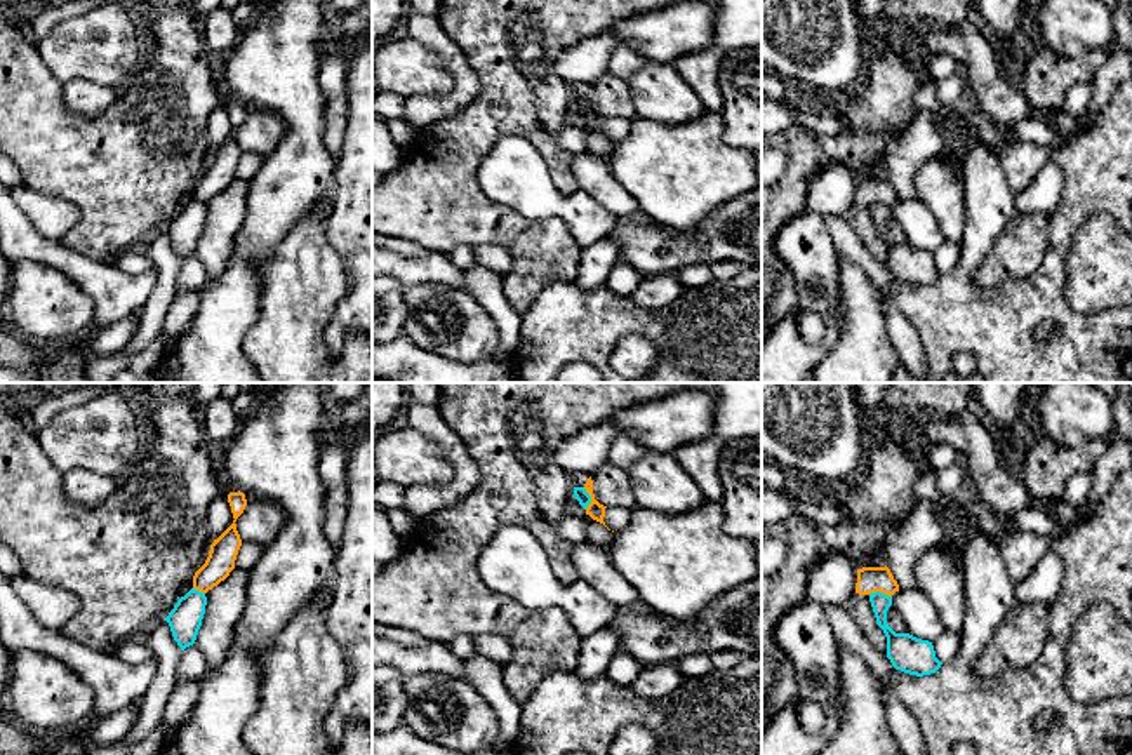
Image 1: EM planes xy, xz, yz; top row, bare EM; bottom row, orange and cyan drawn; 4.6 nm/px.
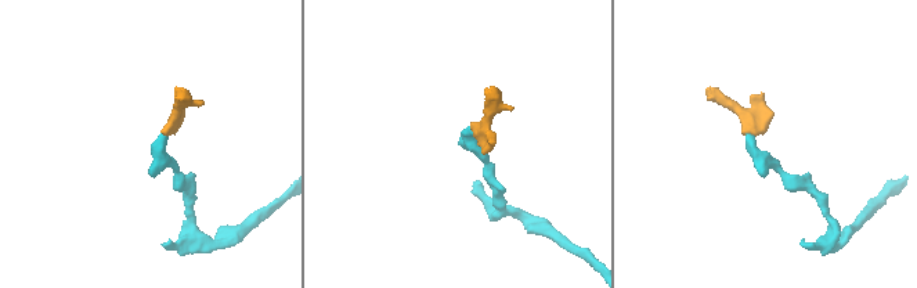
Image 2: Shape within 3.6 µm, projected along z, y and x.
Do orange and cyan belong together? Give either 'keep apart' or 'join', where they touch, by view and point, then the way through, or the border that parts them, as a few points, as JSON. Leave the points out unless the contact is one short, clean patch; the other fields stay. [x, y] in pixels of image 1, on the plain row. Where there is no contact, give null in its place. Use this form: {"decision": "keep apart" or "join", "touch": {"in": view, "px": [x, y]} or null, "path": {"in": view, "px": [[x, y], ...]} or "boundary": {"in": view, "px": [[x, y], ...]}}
{"decision": "keep apart", "touch": {"in": "yz", "px": [880, 200]}, "boundary": {"in": "yz", "px": [[868, 204], [880, 202], [891, 207]]}}

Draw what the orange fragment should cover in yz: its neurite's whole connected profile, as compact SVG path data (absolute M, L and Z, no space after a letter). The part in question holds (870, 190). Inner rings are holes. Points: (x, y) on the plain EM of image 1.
M887 176L857 179L856 204L869 205L875 202L882 202L889 207L899 202L899 195Z

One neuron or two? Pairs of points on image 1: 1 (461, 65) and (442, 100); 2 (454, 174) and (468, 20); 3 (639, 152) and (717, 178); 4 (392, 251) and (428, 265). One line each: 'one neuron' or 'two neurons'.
1: one neuron
2: one neuron
3: one neuron
4: one neuron

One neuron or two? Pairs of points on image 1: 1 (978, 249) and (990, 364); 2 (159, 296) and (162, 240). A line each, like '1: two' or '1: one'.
1: one
2: one

